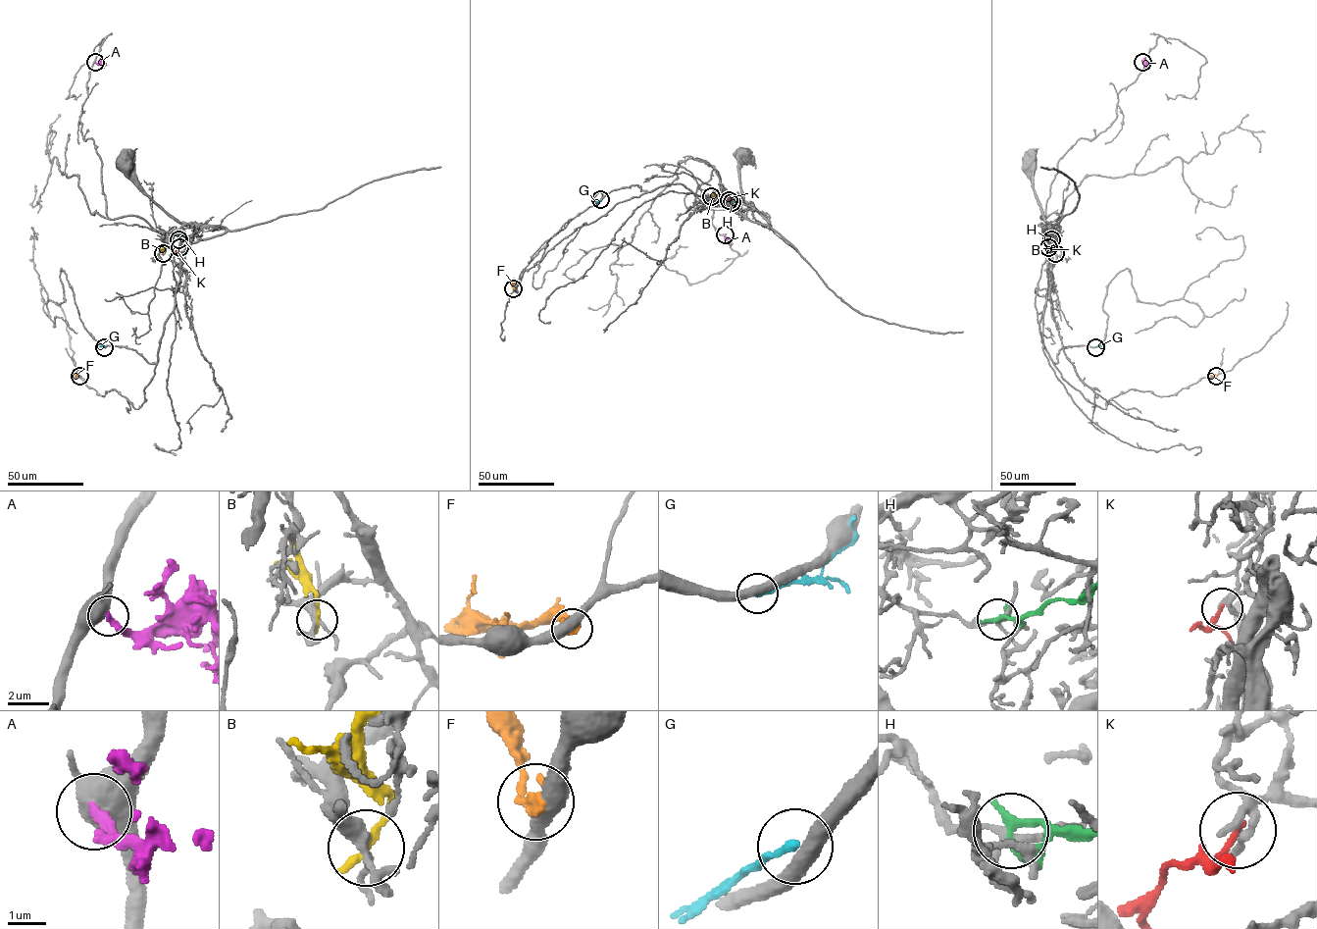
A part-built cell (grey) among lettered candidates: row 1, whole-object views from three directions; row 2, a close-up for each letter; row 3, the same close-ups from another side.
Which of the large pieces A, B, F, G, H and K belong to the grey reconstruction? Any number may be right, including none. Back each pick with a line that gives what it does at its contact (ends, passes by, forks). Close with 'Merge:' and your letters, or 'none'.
K: it ends
Merge: K

